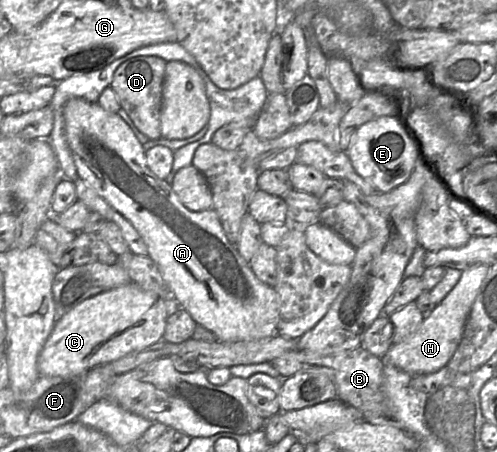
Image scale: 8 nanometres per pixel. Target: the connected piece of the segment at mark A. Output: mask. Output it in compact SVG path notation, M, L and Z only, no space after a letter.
M72 98L64 106L63 117L78 177L131 223L145 242L148 257L158 267L175 299L196 323L211 331L221 342L259 340L276 335L280 319L278 294L257 278L249 263L229 241L217 212L213 208L199 212L187 209L171 185L149 169L143 146L118 113L104 110L97 102Z

